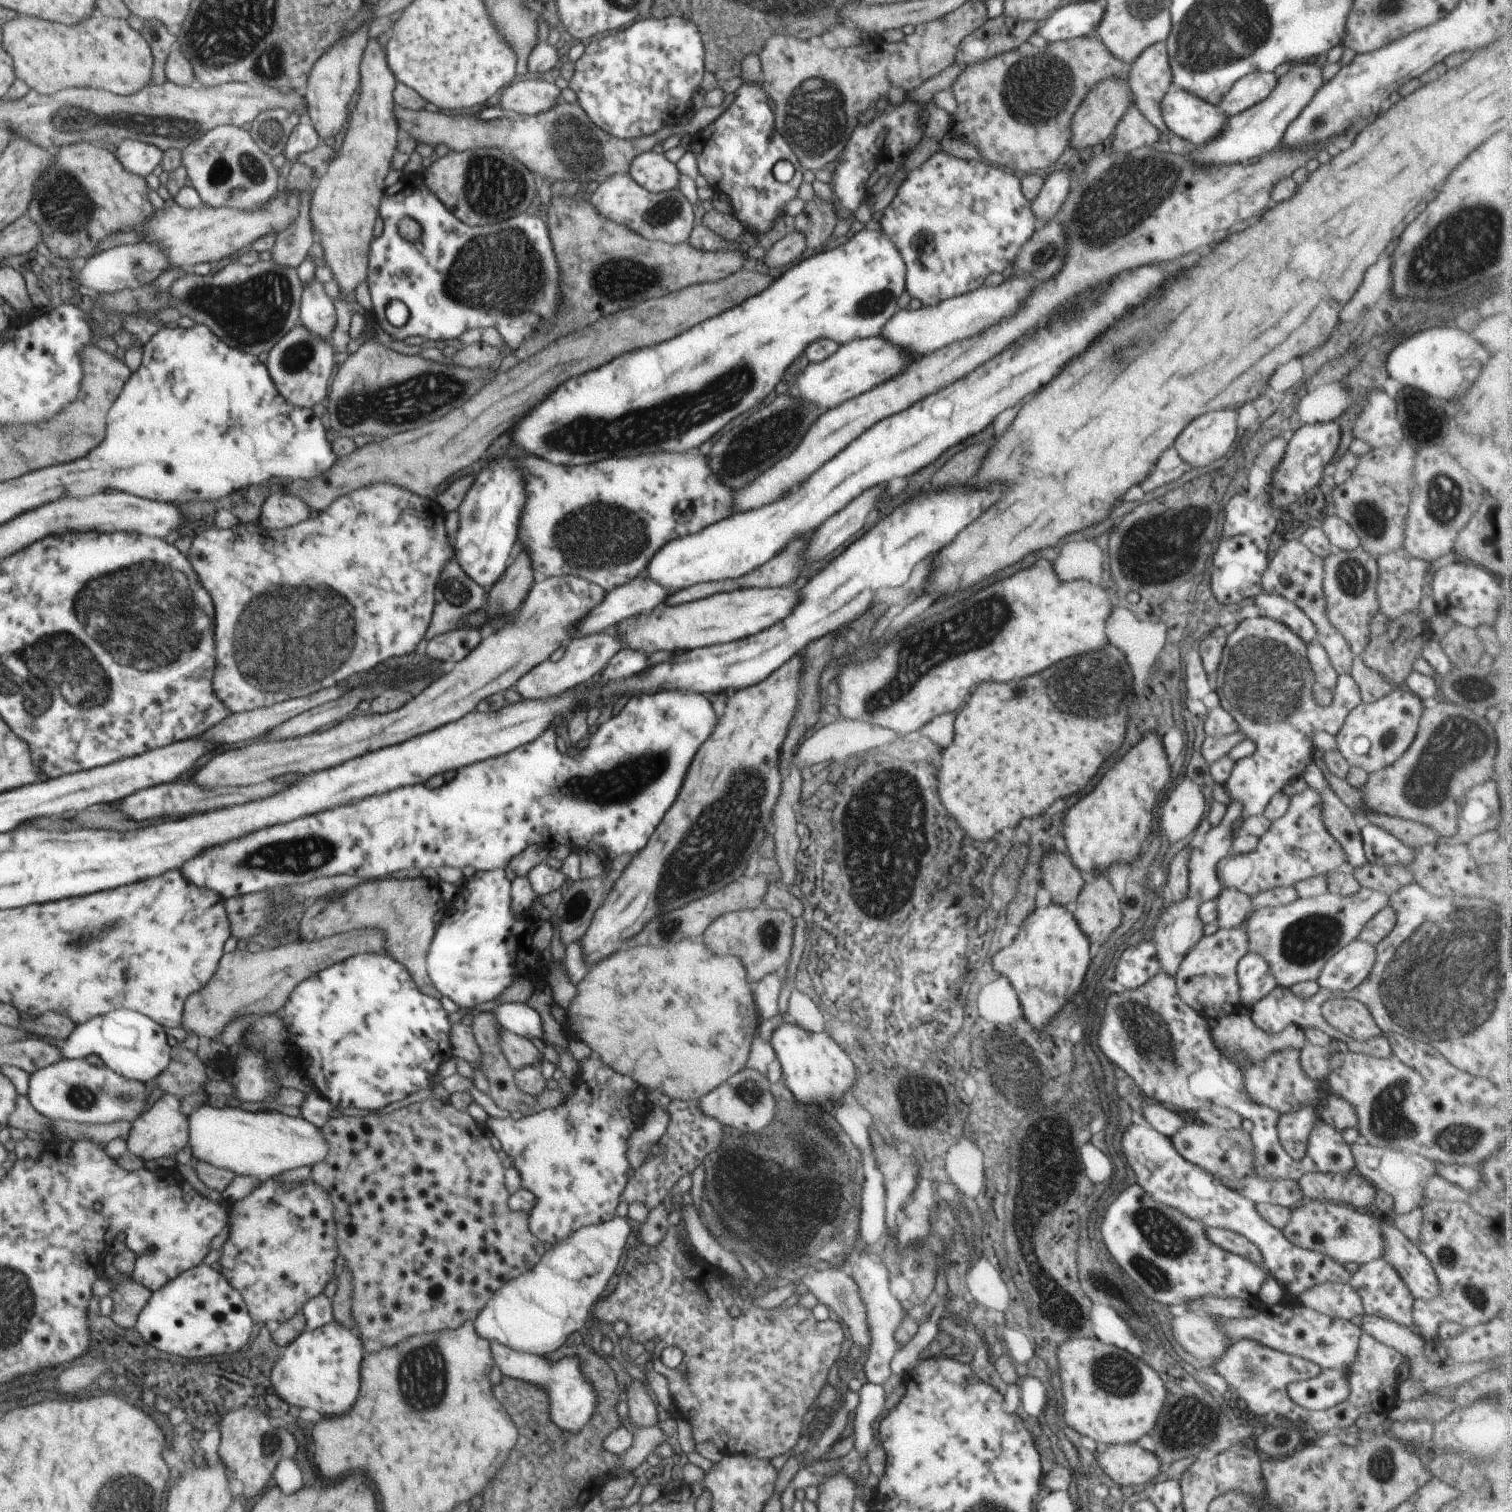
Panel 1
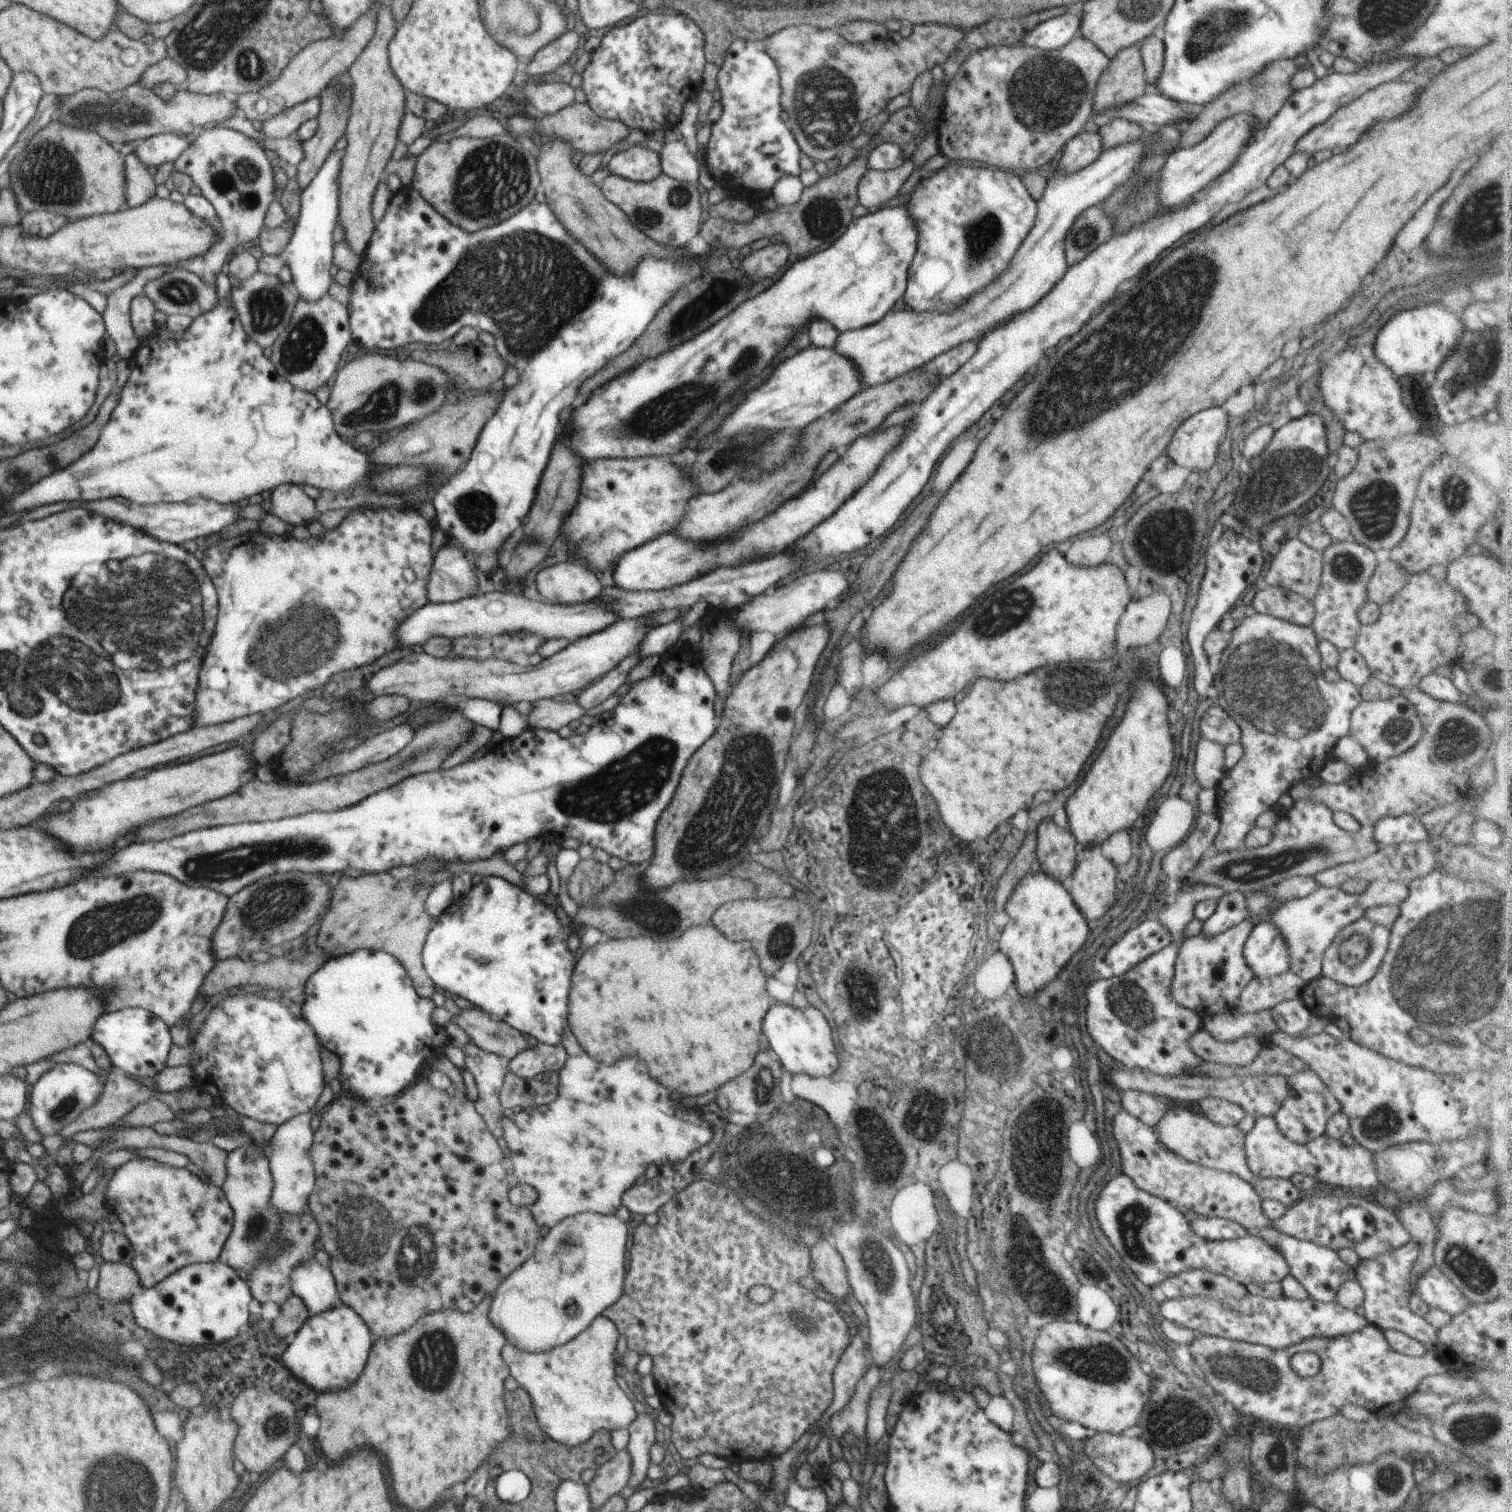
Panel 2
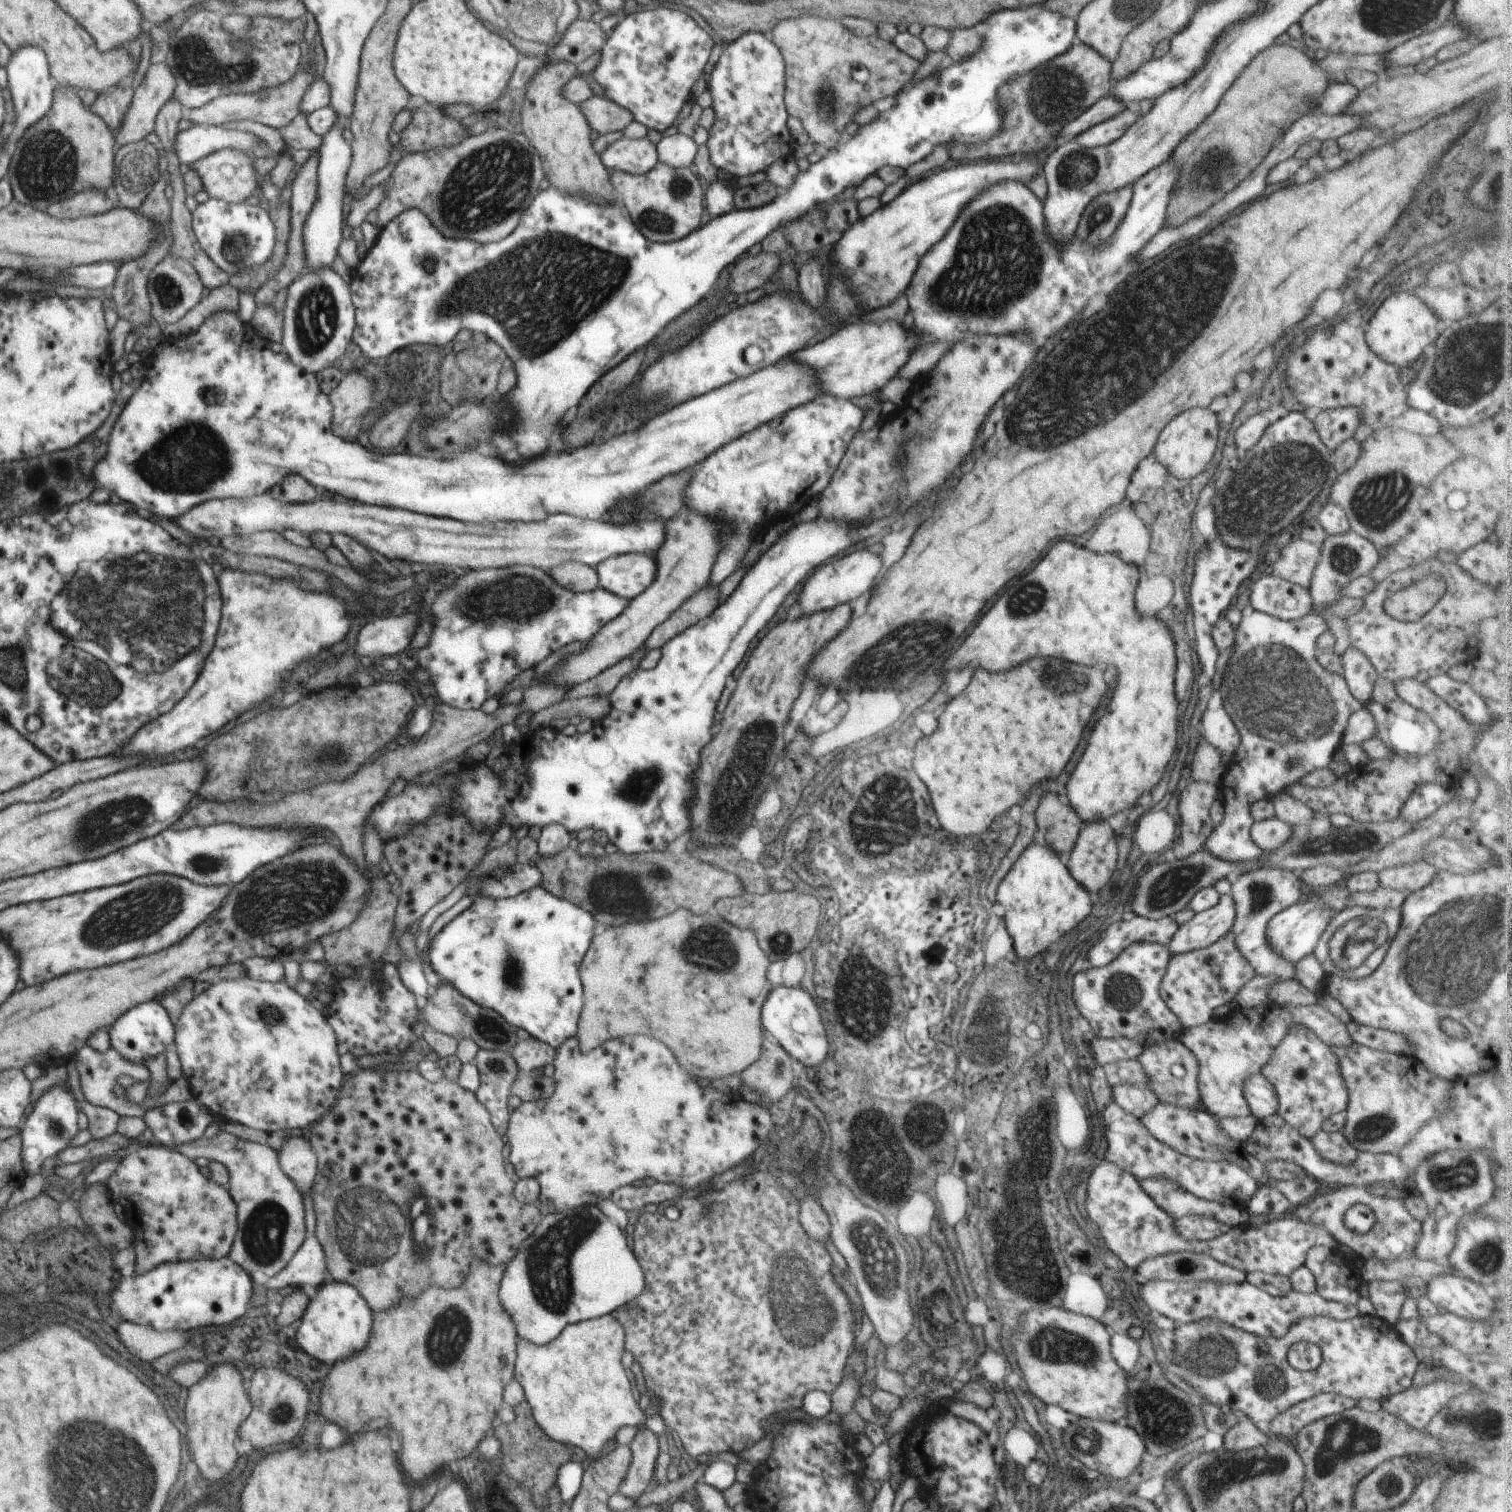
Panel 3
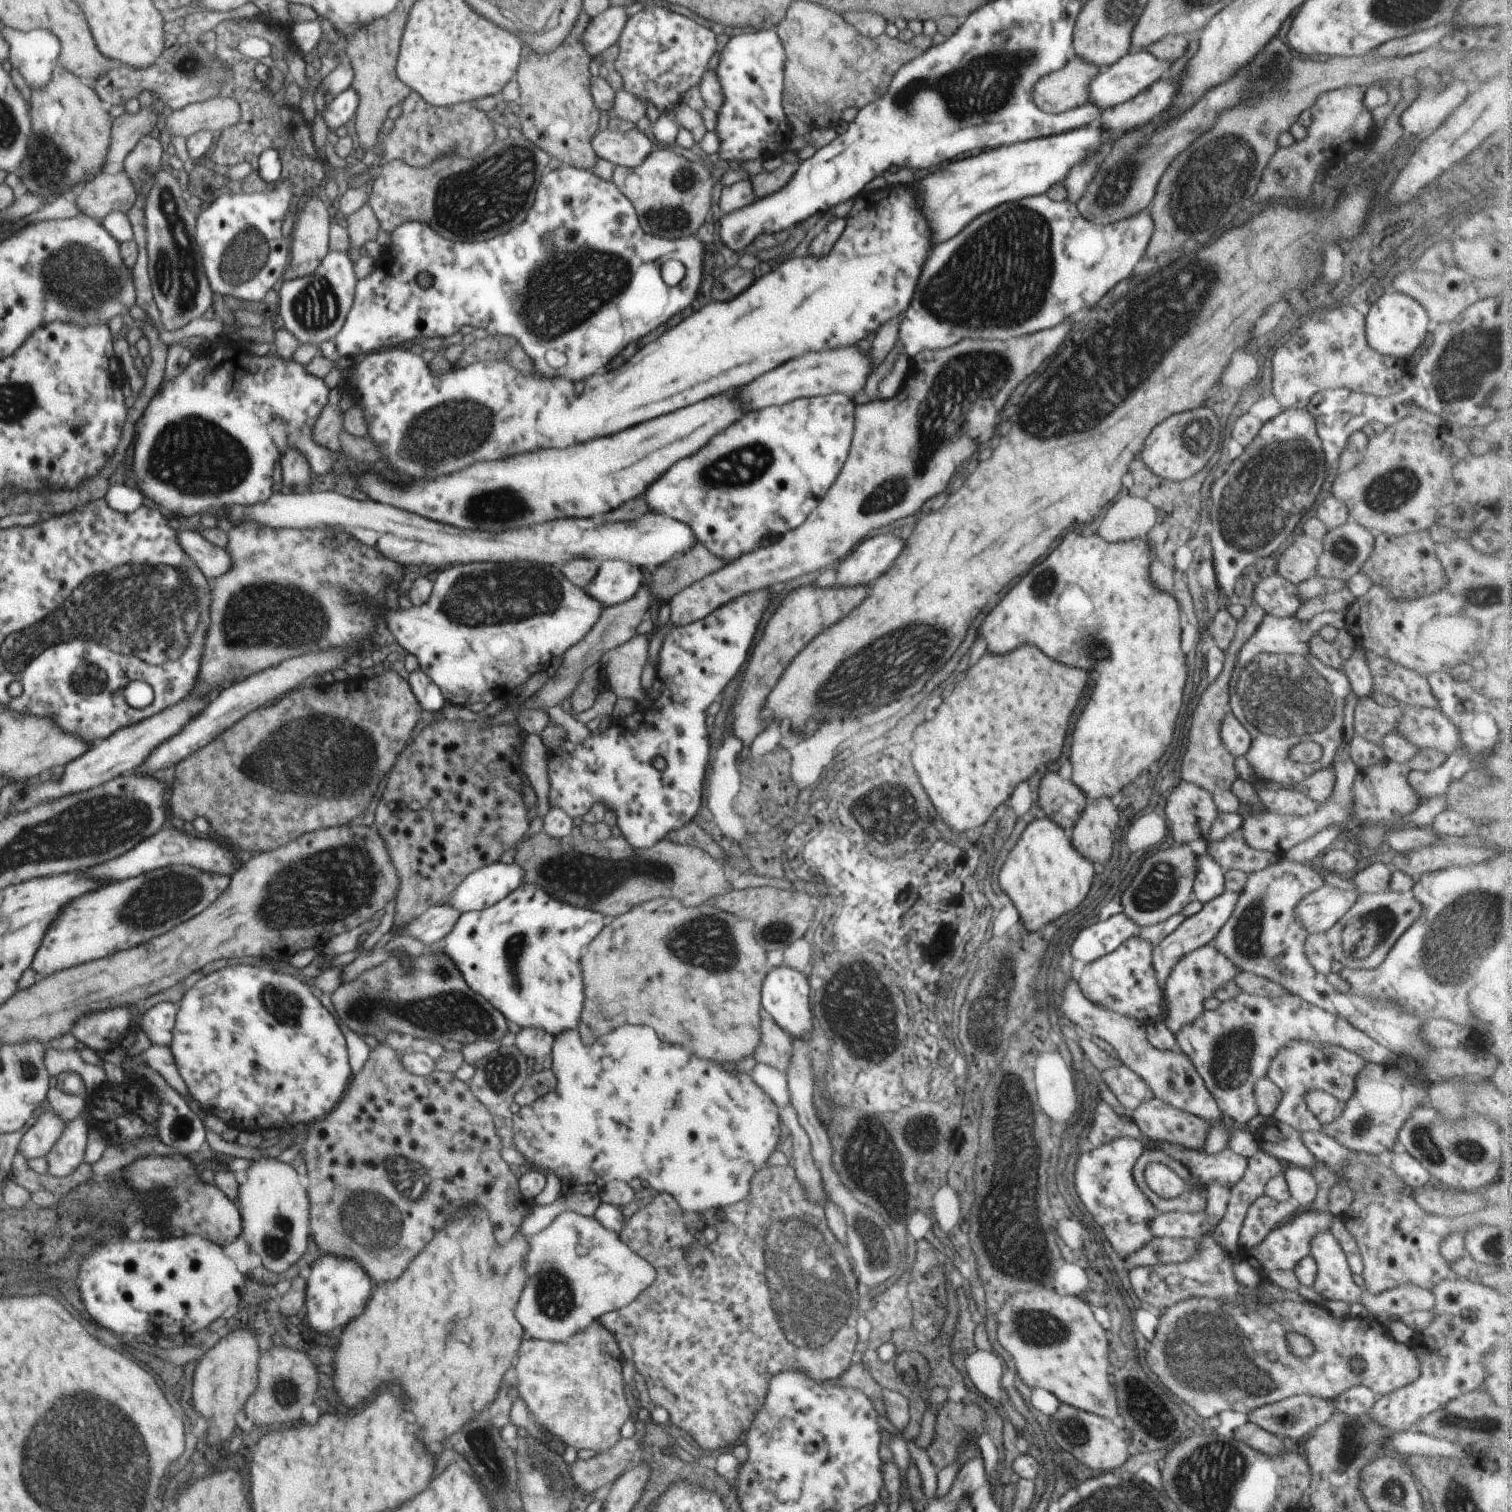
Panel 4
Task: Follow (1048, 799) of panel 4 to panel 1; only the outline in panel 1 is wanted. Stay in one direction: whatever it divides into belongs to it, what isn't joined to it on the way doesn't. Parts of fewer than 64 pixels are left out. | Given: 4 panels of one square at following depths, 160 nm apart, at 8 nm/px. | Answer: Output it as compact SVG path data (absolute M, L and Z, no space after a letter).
M1050 851L1041 860L1042 886L1050 891L1051 902L1071 909L1084 888L1087 878L1071 861L1067 853Z

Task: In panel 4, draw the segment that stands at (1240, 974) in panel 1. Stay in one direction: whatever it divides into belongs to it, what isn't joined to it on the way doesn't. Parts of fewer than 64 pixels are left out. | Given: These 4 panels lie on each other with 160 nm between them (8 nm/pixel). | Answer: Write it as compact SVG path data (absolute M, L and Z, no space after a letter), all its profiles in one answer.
M1322 885L1302 898L1295 906L1295 920L1308 936L1326 933L1340 917L1357 901L1360 892L1349 892L1332 885Z

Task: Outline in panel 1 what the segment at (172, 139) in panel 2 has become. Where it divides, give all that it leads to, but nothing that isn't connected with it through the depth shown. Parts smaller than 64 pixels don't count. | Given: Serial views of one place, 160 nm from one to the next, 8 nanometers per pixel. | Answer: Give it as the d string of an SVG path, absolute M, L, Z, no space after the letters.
M126 139L117 144L114 154L130 173L145 177L161 163L163 151L138 139Z

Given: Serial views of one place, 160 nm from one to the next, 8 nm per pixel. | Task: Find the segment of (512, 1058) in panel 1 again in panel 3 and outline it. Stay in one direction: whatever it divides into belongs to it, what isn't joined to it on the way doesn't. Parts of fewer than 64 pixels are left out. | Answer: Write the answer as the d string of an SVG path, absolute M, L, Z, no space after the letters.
M442 982L443 984L438 990L431 990L429 999L421 1001L420 1019L424 1018L429 1028L449 1034L457 1041L471 1038L480 1049L492 1049L512 1054L514 1047L520 1041L516 1035L517 1028L501 1014L498 1014L498 1011L480 1006L477 1002L458 992L450 983Z

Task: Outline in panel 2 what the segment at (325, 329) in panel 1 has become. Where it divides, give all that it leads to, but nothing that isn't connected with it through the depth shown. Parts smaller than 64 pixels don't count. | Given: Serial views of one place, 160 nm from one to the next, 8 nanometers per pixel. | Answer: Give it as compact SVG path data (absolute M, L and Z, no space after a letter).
M333 150L313 181L301 192L301 207L299 217L295 224L295 229L281 255L270 256L263 254L257 261L258 270L266 274L277 275L282 267L290 269L293 282L292 285L300 299L309 303L320 300L333 283L333 276L330 275L332 268L332 232L336 228L339 213L339 192L338 192L338 173L341 165L342 152Z

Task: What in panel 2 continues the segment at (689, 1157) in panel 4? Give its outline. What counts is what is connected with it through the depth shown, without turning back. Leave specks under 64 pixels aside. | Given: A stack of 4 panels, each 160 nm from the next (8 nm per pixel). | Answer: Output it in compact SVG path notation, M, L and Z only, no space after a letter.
M570 1026L566 1028L562 1042L562 1046L567 1050L569 1058L565 1066L560 1070L560 1082L557 1086L557 1097L554 1102L550 1104L527 1108L518 1114L512 1114L507 1118L501 1120L503 1126L503 1140L508 1144L510 1150L510 1157L507 1160L509 1171L512 1172L520 1185L530 1185L537 1190L537 1201L531 1204L528 1208L531 1210L535 1221L539 1226L546 1226L546 1228L554 1228L564 1218L573 1217L583 1212L593 1212L601 1215L615 1215L616 1210L620 1208L622 1195L636 1182L644 1178L644 1171L648 1164L655 1164L662 1173L669 1171L669 1166L672 1163L684 1161L688 1155L691 1155L698 1148L704 1146L709 1140L713 1139L713 1127L701 1118L702 1112L697 1108L680 1110L676 1109L678 1102L670 1099L670 1094L666 1088L662 1088L654 1078L648 1076L646 1066L637 1057L629 1059L621 1059L613 1065L603 1065L596 1062L578 1042L578 1039L570 1031Z

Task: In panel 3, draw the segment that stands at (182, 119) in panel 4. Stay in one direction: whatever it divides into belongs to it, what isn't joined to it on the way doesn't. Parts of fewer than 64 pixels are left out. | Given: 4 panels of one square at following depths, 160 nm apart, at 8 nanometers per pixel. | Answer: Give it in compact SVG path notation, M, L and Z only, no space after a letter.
M306 59L298 66L297 71L286 81L267 89L267 95L259 97L256 93L230 93L215 98L197 109L186 111L186 118L196 125L208 126L233 126L236 120L257 119L259 122L266 122L268 126L275 129L287 125L298 113L299 104L310 88L314 80L314 70Z

